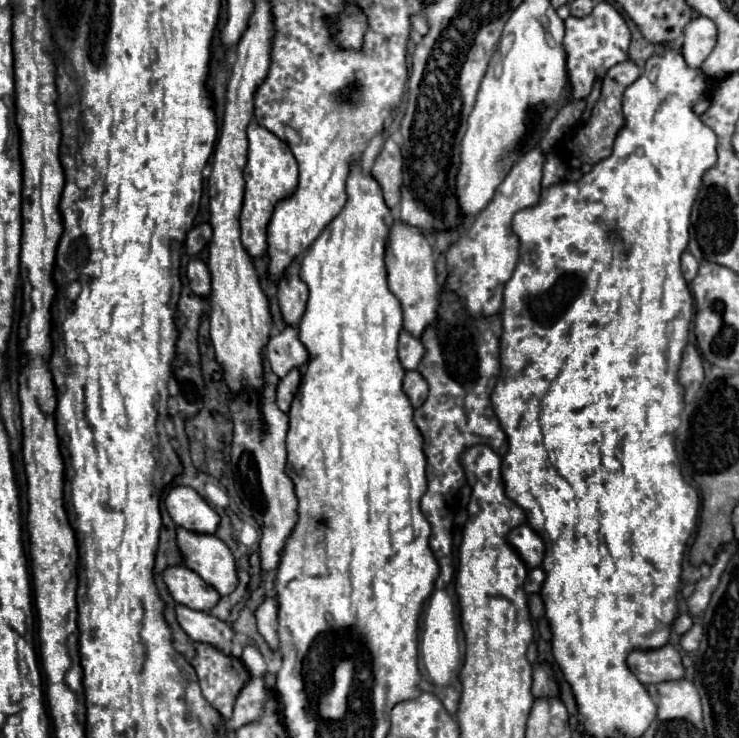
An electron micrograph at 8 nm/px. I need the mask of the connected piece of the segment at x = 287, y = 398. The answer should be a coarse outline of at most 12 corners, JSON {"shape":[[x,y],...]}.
{"shape":[[292,369],[276,387],[276,405],[288,413],[300,371]]}

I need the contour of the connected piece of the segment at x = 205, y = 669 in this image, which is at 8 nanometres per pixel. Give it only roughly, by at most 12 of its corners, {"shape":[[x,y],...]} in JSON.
{"shape":[[194,643],[202,695],[228,721],[250,681],[242,659]]}

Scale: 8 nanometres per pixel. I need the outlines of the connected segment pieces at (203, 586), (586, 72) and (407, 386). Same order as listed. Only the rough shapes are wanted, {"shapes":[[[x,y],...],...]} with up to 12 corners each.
{"shapes":[[[184,565],[162,575],[174,601],[210,611],[220,593]],[[610,3],[564,21],[574,99],[628,59],[630,29]],[[406,371],[404,393],[414,409],[428,395],[428,383],[418,371]]]}

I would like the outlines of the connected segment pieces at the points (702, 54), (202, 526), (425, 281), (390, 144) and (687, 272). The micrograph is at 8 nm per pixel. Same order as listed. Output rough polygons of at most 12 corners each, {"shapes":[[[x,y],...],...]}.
{"shapes":[[[700,15],[686,25],[682,53],[698,69],[716,47],[716,23]],[[192,487],[170,489],[164,505],[178,527],[214,533],[216,511]],[[416,227],[390,229],[388,287],[420,339],[438,311],[434,251]],[[386,139],[372,175],[378,179],[386,205],[400,201],[402,153]],[[688,251],[682,255],[686,283],[698,273],[698,261]]]}

